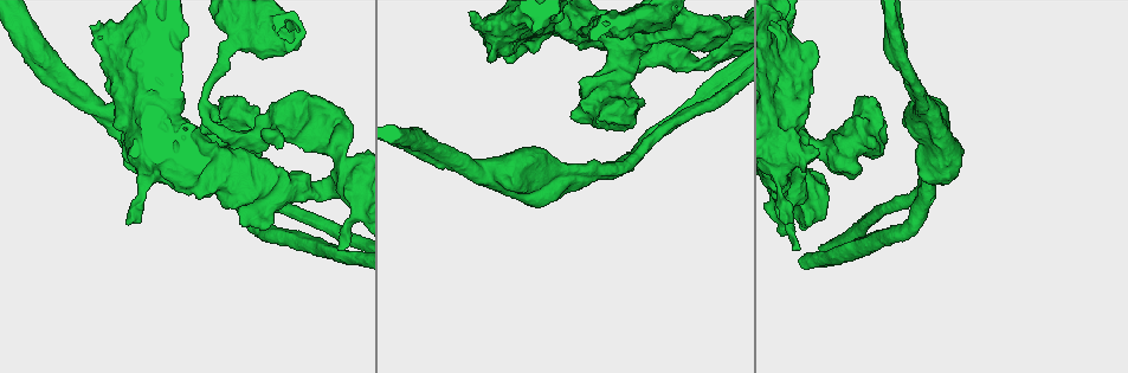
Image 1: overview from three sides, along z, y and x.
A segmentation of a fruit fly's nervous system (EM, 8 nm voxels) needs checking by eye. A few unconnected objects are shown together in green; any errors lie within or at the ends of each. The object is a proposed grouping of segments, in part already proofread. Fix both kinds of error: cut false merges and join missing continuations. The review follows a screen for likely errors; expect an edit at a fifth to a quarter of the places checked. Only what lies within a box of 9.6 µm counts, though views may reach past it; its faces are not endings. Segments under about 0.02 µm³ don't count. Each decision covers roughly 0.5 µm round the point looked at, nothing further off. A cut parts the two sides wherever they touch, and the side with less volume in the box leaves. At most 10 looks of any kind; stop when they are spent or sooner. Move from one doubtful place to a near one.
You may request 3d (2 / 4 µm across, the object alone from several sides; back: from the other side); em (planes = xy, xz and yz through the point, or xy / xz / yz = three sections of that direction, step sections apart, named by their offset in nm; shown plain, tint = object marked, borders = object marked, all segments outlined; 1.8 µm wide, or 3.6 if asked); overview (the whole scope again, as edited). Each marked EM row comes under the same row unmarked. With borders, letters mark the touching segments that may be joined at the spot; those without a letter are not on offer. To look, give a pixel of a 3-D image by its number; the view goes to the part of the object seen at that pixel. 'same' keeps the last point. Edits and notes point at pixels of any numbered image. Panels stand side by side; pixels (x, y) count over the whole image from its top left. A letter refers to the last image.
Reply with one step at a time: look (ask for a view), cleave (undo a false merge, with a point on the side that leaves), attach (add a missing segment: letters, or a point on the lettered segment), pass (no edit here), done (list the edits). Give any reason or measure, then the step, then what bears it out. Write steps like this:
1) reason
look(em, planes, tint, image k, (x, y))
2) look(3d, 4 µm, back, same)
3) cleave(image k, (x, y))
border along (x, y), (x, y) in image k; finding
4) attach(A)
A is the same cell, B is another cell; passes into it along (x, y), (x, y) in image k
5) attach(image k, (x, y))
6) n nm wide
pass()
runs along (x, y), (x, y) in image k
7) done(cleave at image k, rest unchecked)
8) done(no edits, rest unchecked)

closes a loop
look(3d, 4 µm, image 1, (786, 134))

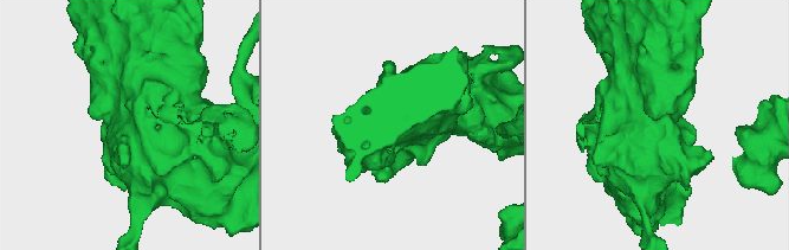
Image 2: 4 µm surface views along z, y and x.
need the tissue
look(em, 3.6 µm, xy, step 4, tint, image 2, (657, 127))

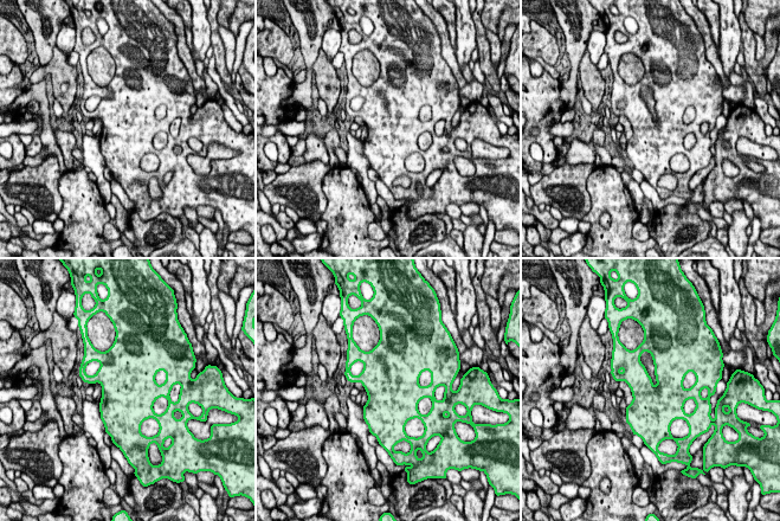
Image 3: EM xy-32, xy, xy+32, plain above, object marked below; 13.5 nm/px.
look(em, 3.6 µm, yz, step 16, borders, same)

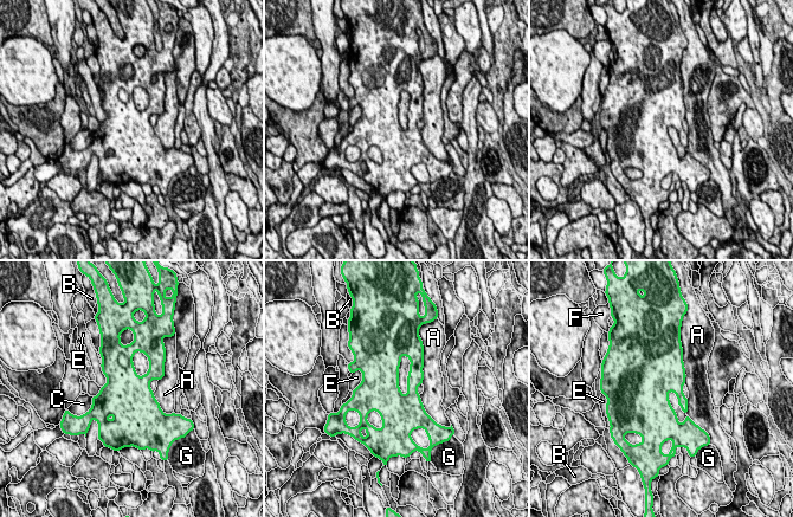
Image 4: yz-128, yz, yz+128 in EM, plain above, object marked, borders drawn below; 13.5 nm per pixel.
pass()
A, B, C, E, F and G are other cells; one neuron here

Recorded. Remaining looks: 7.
free end
look(em, xz, step 16, tint, image 1, (787, 223))

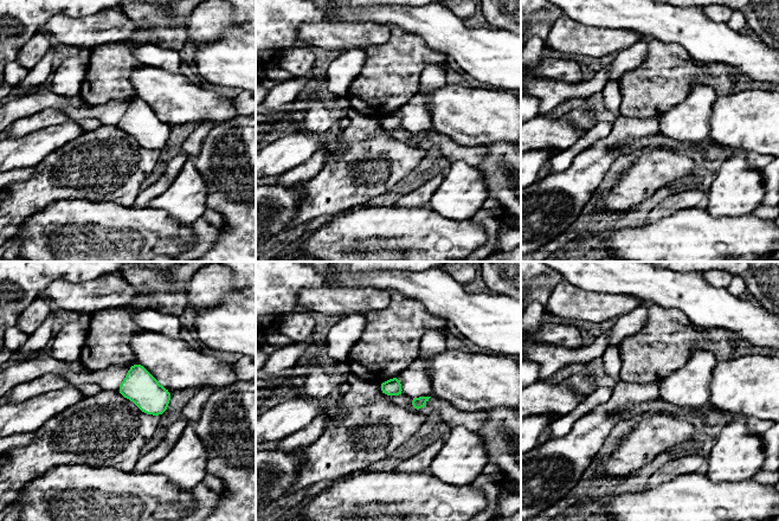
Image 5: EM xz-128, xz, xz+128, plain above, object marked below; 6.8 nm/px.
look(em, xz, step 16, borders, same)

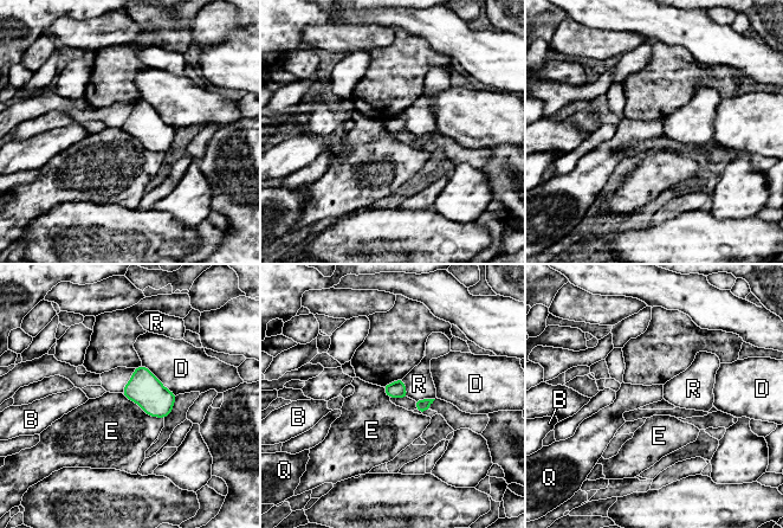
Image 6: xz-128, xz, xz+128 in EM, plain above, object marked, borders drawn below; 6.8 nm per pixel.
E touches over 340 nm
pass()
B, D, E, Q and R are other cells; border along (121, 393), (147, 413), (163, 418) in image 6; no lettered segment goes on from it

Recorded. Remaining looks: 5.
calibre changes
look(3d, 4 µm, image 1, (253, 138))

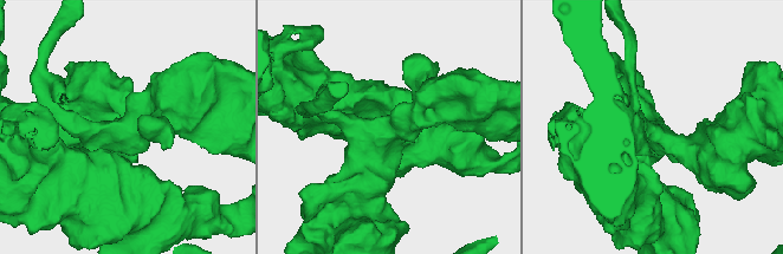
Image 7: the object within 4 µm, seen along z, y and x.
now the EM
look(em, xz, step 16, tint, image 7, (119, 129))

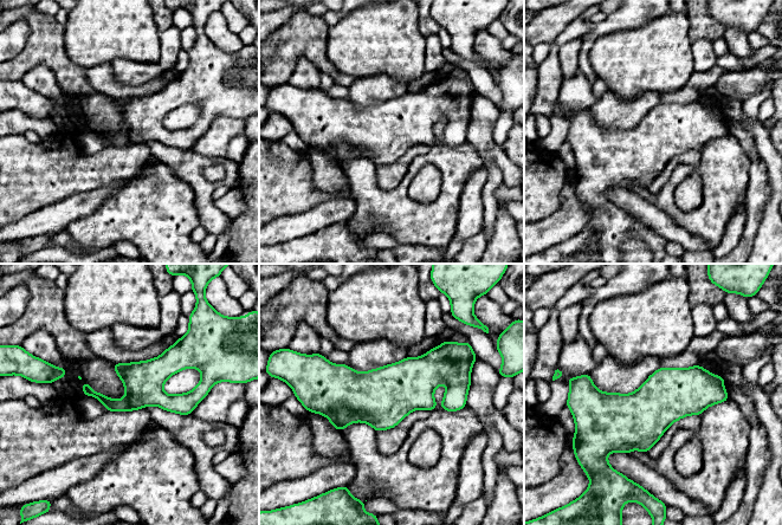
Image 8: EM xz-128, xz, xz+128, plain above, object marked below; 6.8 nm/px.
cut it another way
look(em, planes, borders, same)

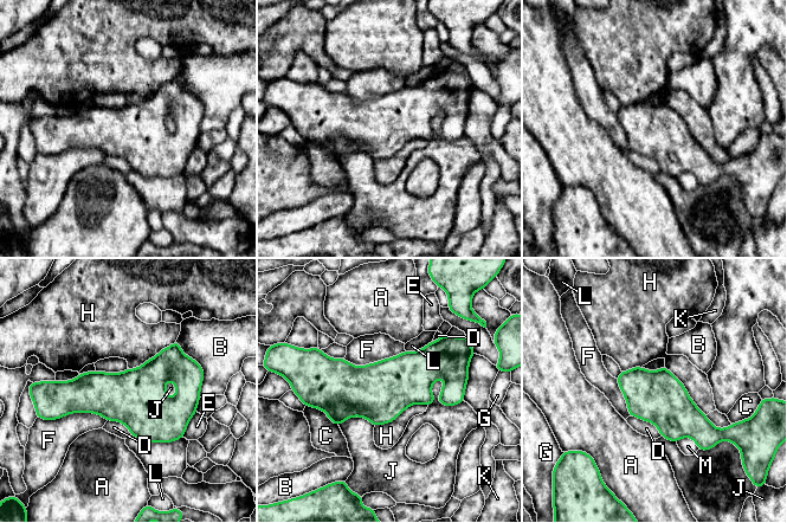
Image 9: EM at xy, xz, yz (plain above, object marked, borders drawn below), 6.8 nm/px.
pass()
A, B, C, D, E, F, G, H, J, K, L and M are other cells; border along (427, 406), (412, 404), (374, 427) in image 9; continuous, no second neuron

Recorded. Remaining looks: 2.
thick turns thin
look(em, 3.6 µm, planes, tint, image 1, (358, 215))

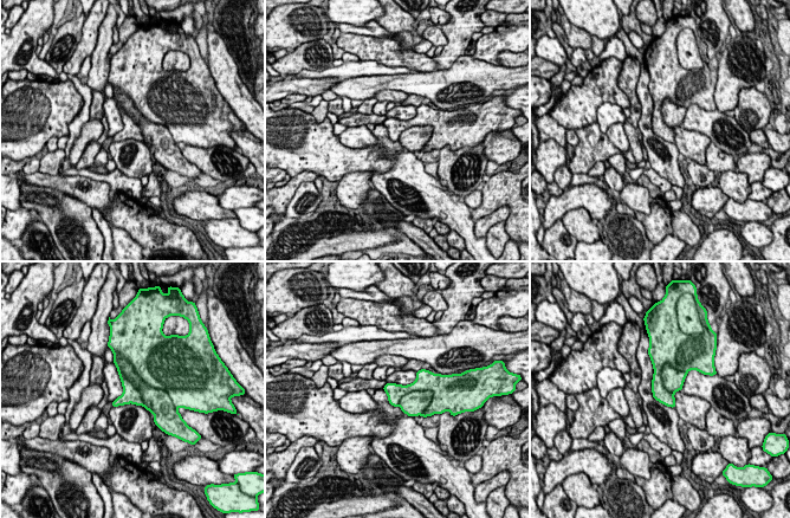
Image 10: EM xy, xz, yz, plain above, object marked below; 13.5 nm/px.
see the neighbours
look(em, 3.6 µm, planes, borders, same)

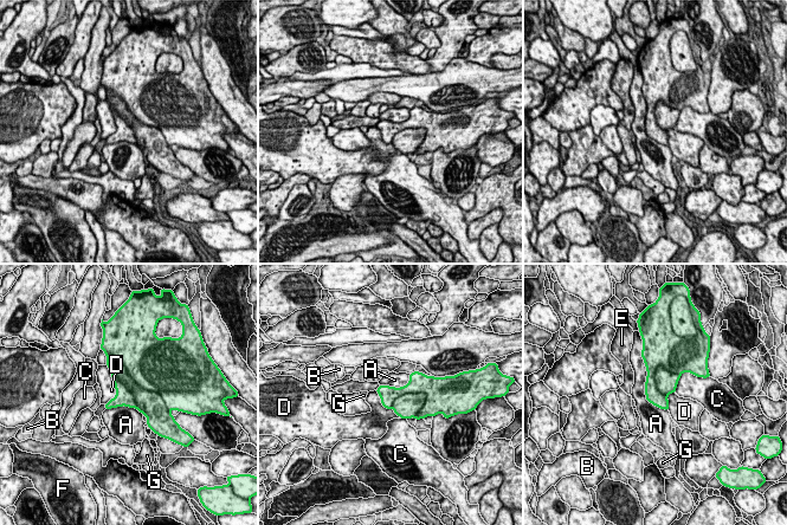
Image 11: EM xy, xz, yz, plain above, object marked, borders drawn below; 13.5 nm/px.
A touches over 800 nm
cleave(image 11, (148, 402))
A, B, C, D, E, F and G are other cells; border along (113, 357), (166, 406) in image 11; a second neuron is stuck on

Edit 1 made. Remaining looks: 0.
done(cleave at image 11, rest unchecked)

